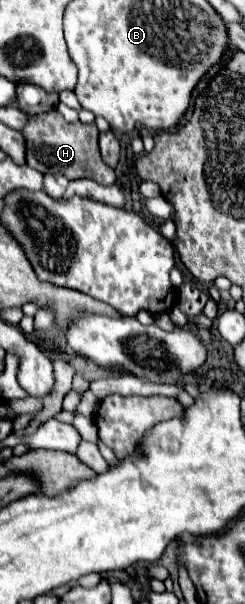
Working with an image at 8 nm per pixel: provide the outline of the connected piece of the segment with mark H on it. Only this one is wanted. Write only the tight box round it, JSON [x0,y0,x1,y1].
[22,110,116,186]

